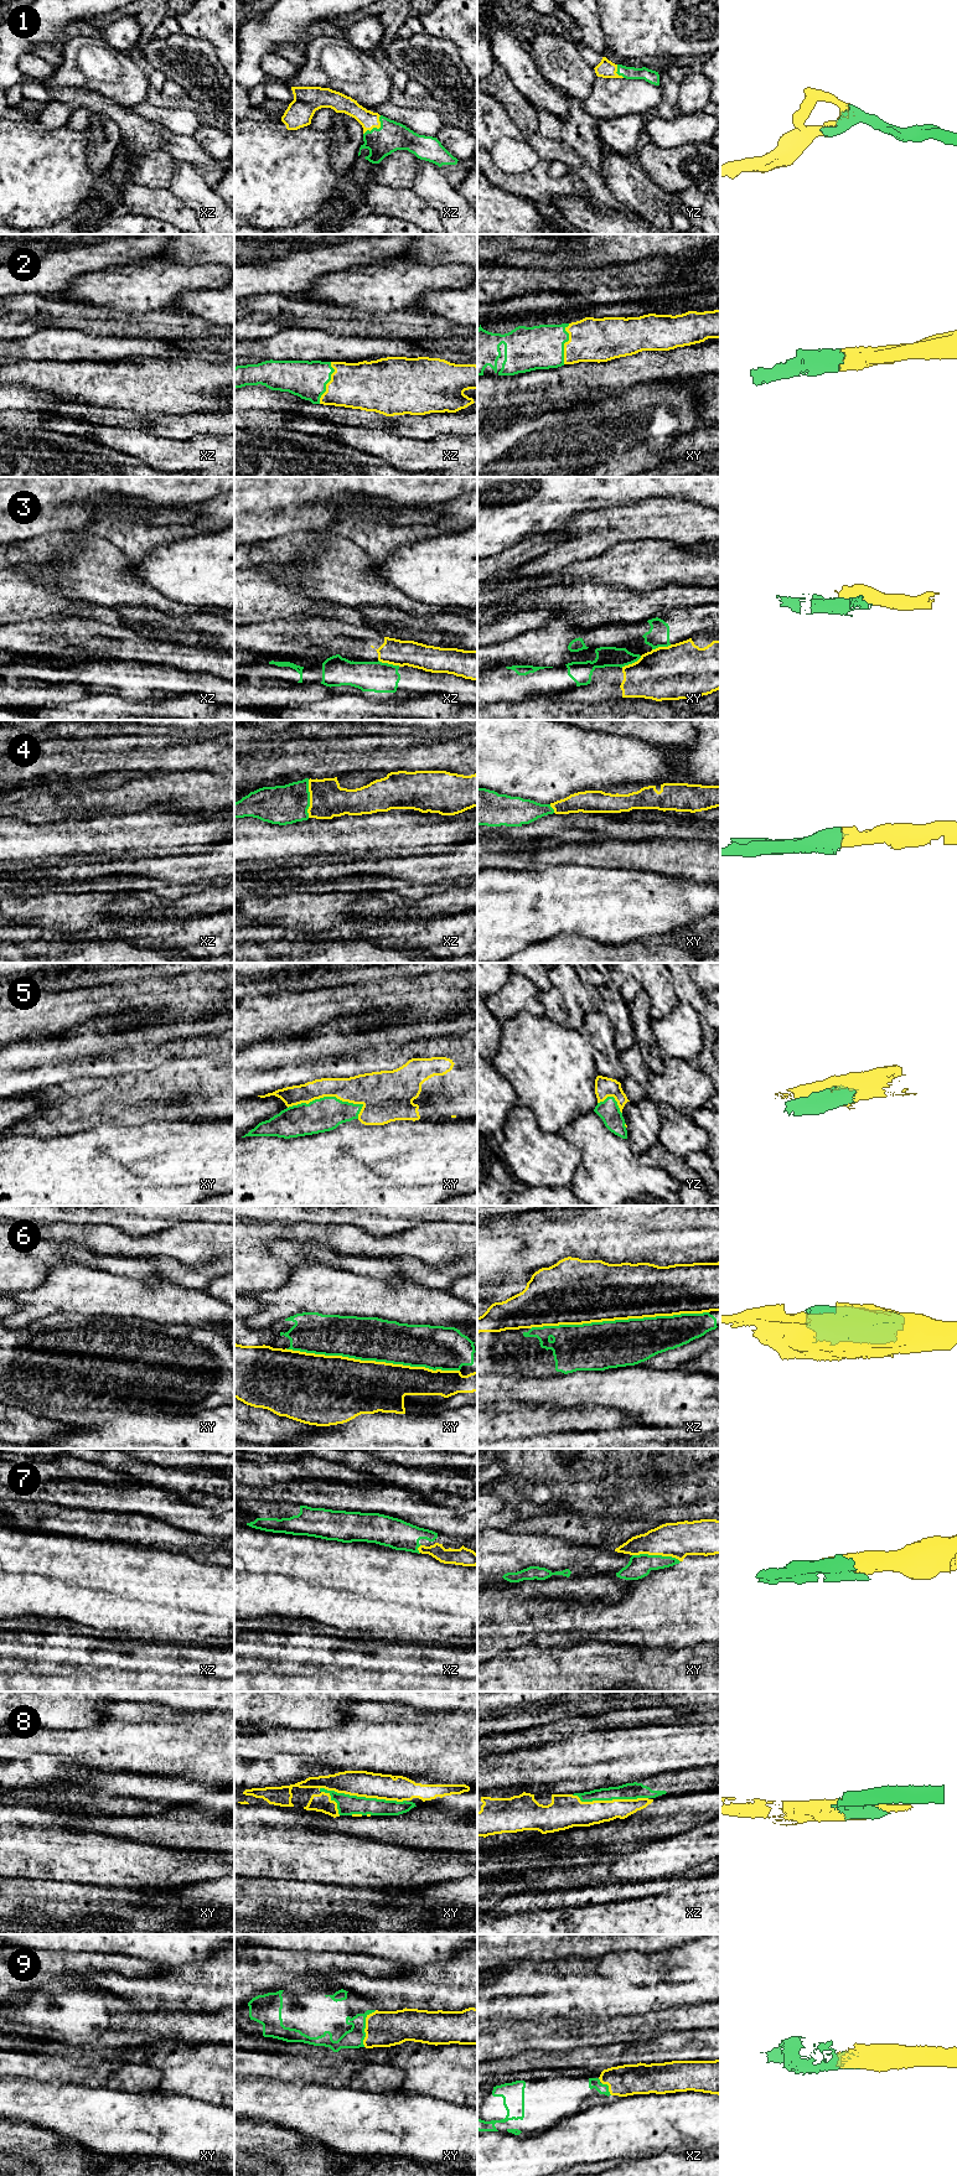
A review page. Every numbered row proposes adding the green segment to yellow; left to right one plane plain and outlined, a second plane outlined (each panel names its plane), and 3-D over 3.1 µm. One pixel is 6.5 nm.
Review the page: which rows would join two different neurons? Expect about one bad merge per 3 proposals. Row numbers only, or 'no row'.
3

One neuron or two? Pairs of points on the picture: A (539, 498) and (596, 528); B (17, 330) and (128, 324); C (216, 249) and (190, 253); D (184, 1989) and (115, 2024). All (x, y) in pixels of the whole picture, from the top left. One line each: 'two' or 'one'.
A: two
B: one
C: one
D: two

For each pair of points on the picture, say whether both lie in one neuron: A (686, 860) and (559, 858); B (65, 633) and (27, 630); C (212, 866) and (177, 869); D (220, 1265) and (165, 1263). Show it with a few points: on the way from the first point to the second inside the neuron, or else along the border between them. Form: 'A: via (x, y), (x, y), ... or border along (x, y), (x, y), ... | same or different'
A: via (655, 856), (590, 855) | same
B: via (56, 632), (36, 632) | same
C: via (203, 866), (186, 869) | same
D: via (206, 1273), (179, 1274) | same

